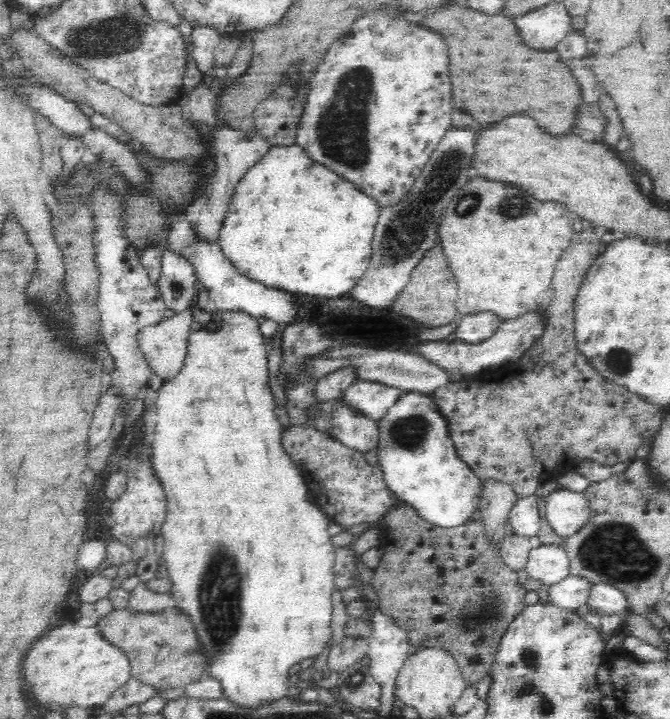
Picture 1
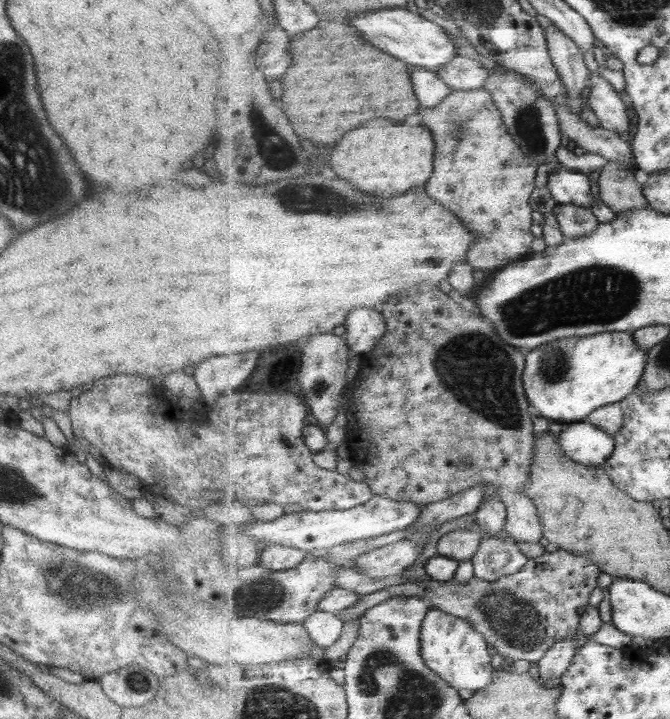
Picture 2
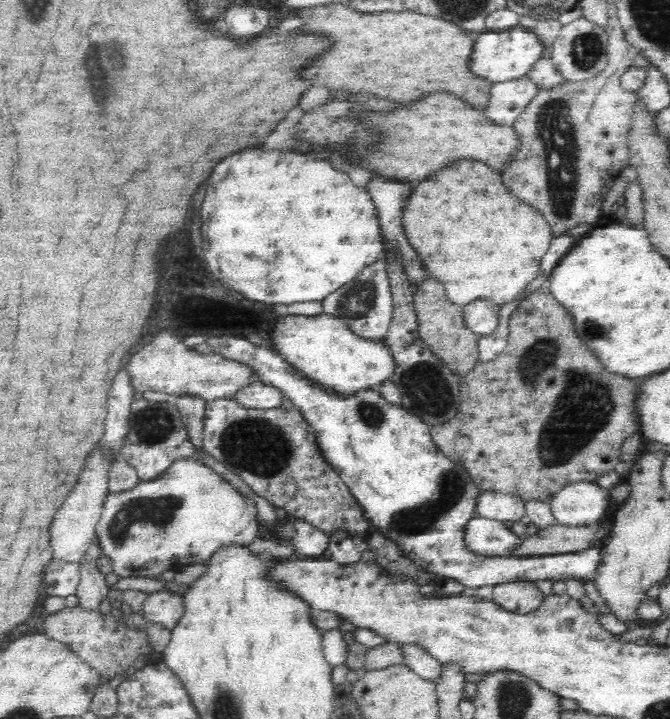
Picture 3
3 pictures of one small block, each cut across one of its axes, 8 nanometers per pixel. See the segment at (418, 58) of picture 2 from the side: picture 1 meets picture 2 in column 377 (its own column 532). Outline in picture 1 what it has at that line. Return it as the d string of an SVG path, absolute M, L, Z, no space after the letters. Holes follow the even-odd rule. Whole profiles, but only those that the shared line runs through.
M551 3L535 9L536 12L528 12L514 20L514 24L520 30L520 36L526 46L534 50L552 50L571 30L572 16L566 11L565 4Z

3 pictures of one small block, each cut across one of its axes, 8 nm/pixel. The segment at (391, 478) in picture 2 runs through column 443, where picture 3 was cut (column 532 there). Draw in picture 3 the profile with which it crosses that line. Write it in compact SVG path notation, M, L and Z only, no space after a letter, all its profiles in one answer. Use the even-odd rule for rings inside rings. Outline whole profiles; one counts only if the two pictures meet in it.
M543 284L529 296L526 296L510 316L508 316L509 338L506 349L495 356L490 362L474 362L474 368L459 378L460 408L454 414L454 418L446 420L442 424L430 426L430 434L438 450L459 466L464 467L471 480L476 484L480 493L498 492L509 495L517 495L524 502L529 500L546 501L549 503L552 497L563 490L568 484L580 481L596 483L596 480L607 472L614 470L614 466L621 461L622 443L630 438L634 432L640 431L640 416L636 420L636 400L640 396L639 381L628 377L610 373L593 353L579 340L573 316L560 304L548 287Z

